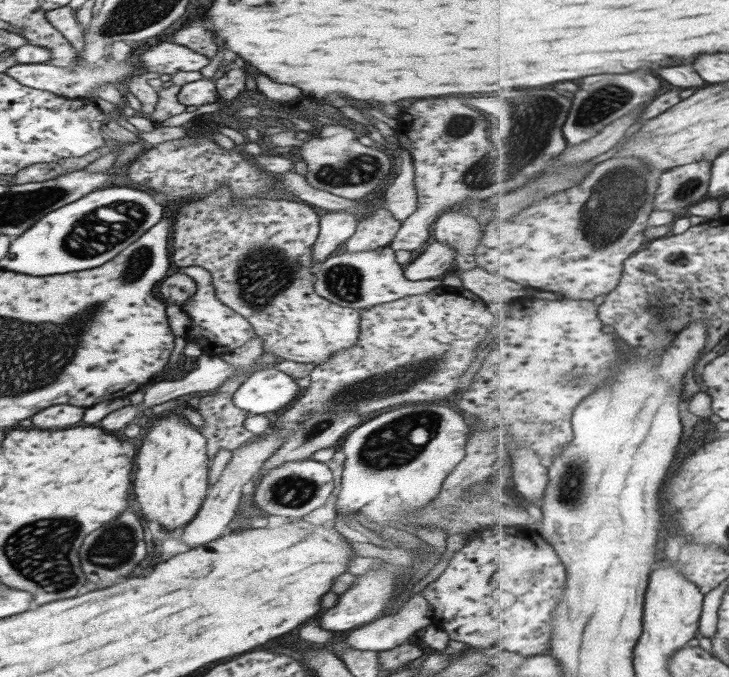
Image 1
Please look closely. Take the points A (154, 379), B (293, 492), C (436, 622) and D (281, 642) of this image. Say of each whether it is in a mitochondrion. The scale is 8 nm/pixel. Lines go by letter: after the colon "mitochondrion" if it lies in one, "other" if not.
A: other
B: mitochondrion
C: other
D: other

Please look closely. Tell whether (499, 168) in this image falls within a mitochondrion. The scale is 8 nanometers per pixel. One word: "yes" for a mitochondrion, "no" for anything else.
yes

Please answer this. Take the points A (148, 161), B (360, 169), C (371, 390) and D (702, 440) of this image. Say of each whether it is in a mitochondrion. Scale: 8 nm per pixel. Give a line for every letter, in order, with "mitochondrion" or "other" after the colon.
A: other
B: mitochondrion
C: mitochondrion
D: other

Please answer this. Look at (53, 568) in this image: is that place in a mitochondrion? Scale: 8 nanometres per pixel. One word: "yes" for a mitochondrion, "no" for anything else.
yes

